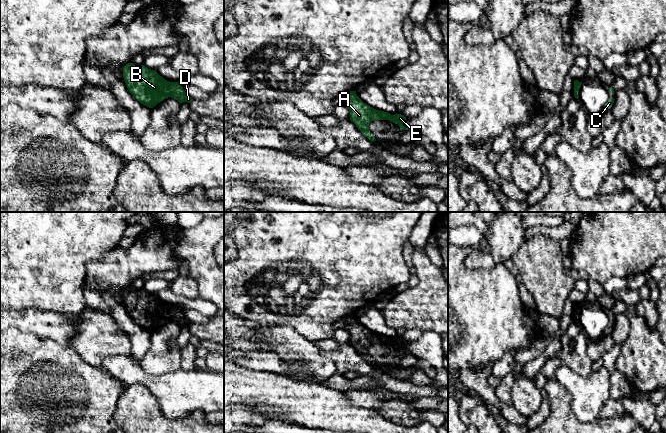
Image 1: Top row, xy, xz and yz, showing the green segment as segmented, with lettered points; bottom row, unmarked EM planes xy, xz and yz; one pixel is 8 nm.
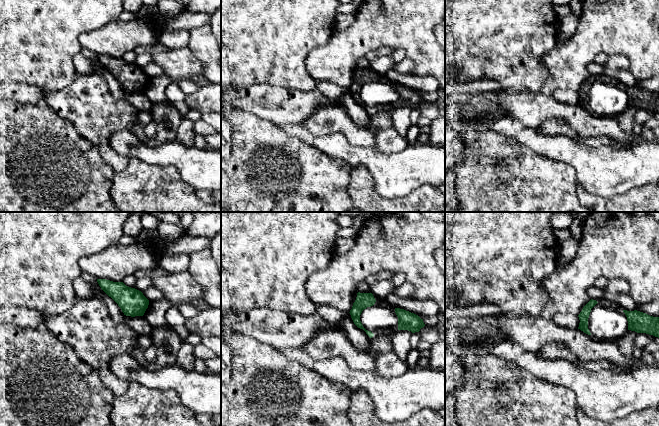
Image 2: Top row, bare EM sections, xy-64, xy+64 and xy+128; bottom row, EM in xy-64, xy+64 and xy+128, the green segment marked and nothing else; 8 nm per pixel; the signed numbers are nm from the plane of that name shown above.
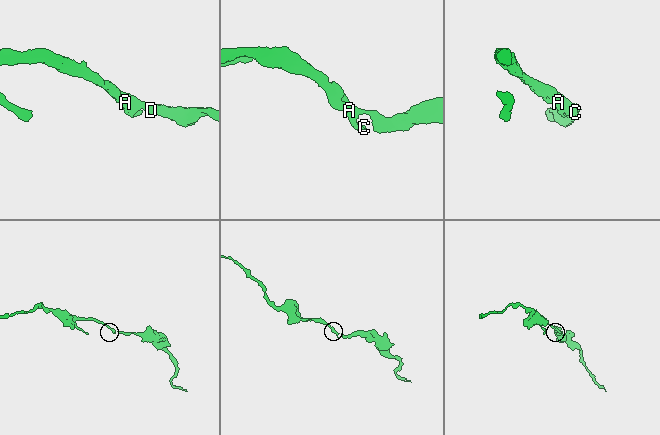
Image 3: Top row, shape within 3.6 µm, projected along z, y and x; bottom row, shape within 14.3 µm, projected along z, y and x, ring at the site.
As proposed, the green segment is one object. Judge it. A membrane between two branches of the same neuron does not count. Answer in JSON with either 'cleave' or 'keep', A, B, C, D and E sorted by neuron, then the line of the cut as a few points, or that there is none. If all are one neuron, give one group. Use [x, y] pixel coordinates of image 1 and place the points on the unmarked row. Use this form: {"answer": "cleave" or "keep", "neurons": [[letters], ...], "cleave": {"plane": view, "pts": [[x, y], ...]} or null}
{"answer": "keep", "neurons": [["A", "B", "C", "D", "E"]], "cleave": null}

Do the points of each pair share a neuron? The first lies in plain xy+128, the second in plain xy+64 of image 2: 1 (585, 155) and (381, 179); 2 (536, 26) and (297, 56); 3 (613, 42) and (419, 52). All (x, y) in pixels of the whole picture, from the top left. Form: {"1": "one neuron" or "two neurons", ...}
{"1": "one neuron", "2": "one neuron", "3": "one neuron"}

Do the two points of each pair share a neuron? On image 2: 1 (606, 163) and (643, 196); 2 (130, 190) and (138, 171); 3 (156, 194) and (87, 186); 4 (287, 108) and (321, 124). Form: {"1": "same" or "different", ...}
{"1": "different", "2": "same", "3": "different", "4": "different"}

